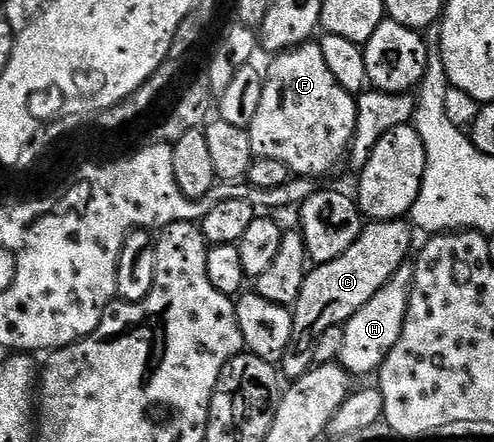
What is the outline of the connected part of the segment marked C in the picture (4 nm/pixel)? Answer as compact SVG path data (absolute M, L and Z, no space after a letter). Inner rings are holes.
M408 220L369 221L359 239L331 263L310 268L297 304L292 306L293 344L281 358L279 369L286 378L296 379L313 368L313 346L331 327L344 326L406 264L414 252L415 229ZM413 249L413 250L412 250ZM289 376L289 377L288 377Z

